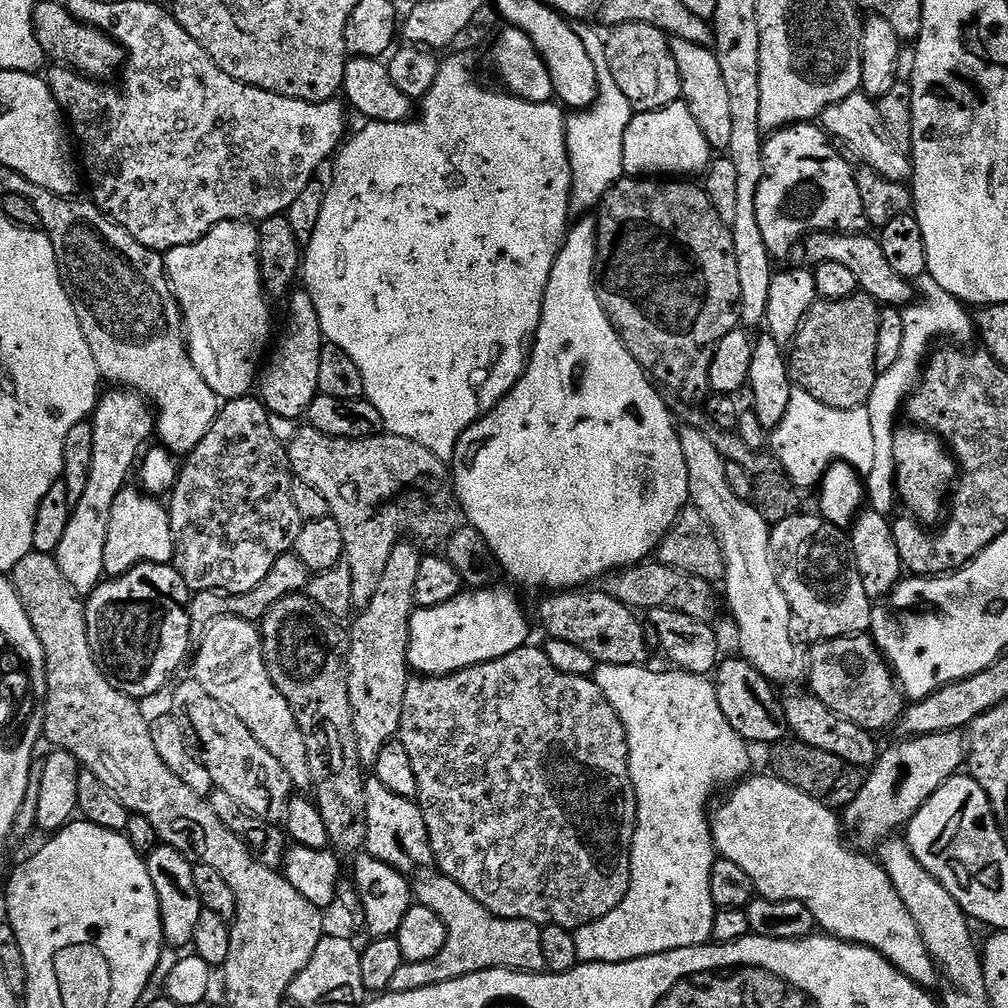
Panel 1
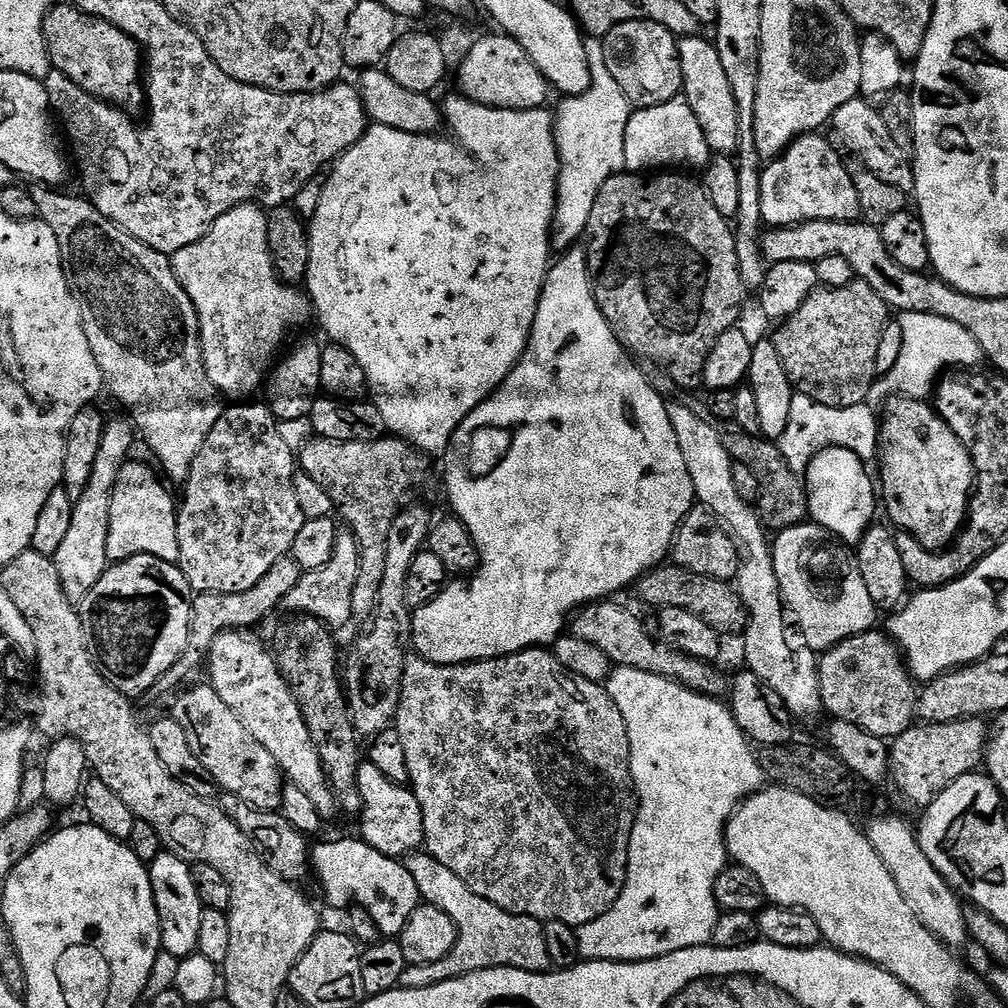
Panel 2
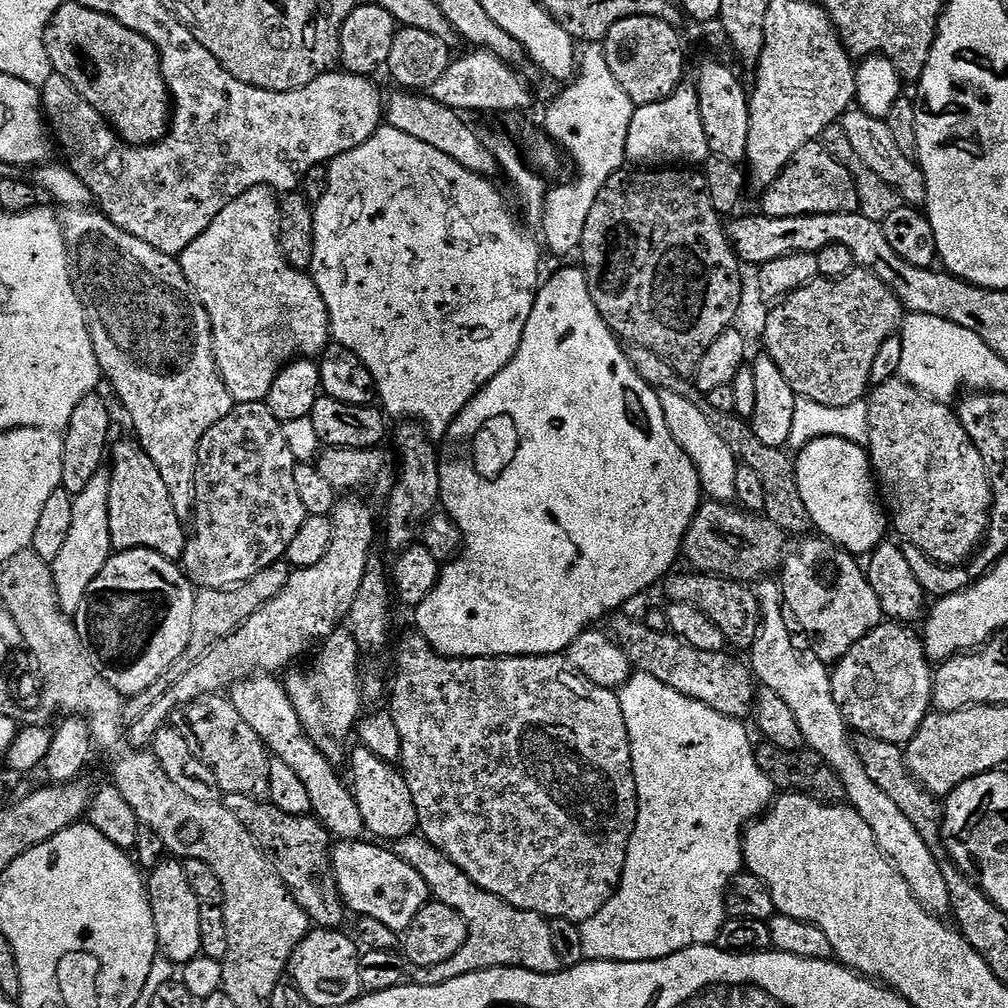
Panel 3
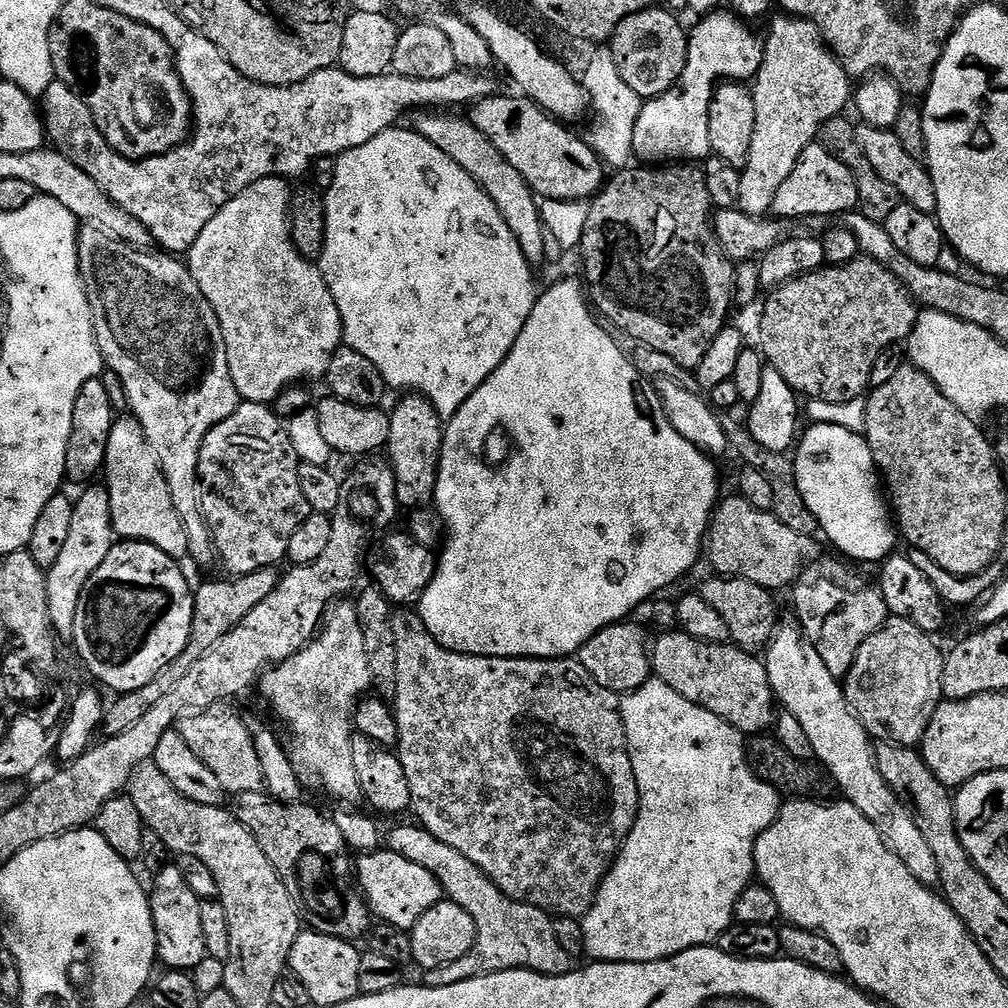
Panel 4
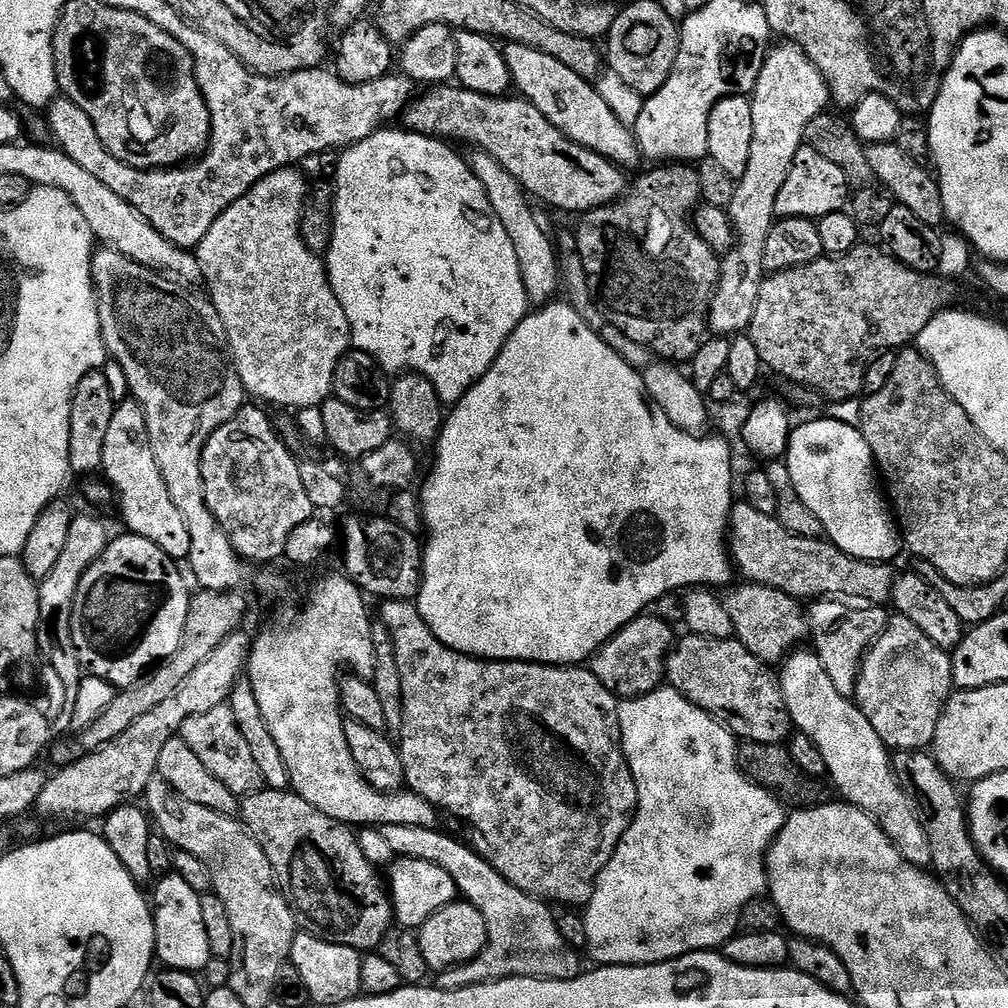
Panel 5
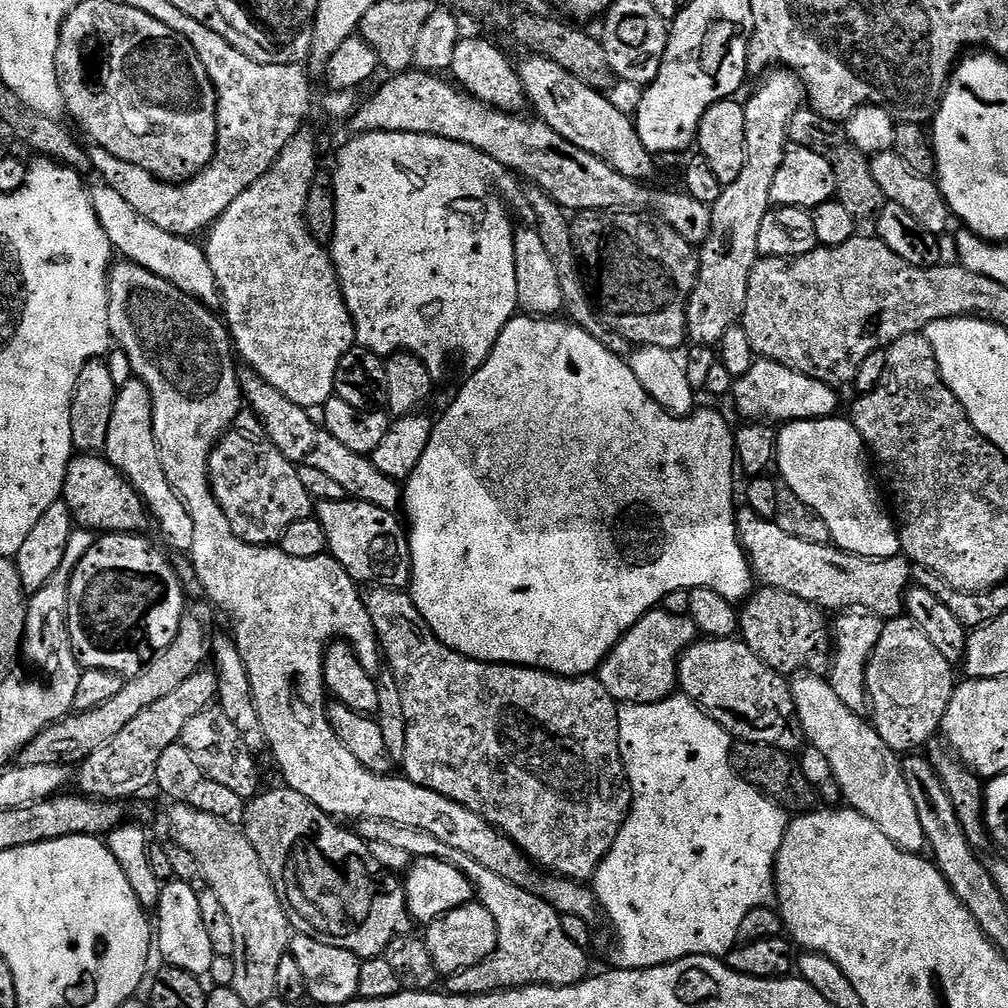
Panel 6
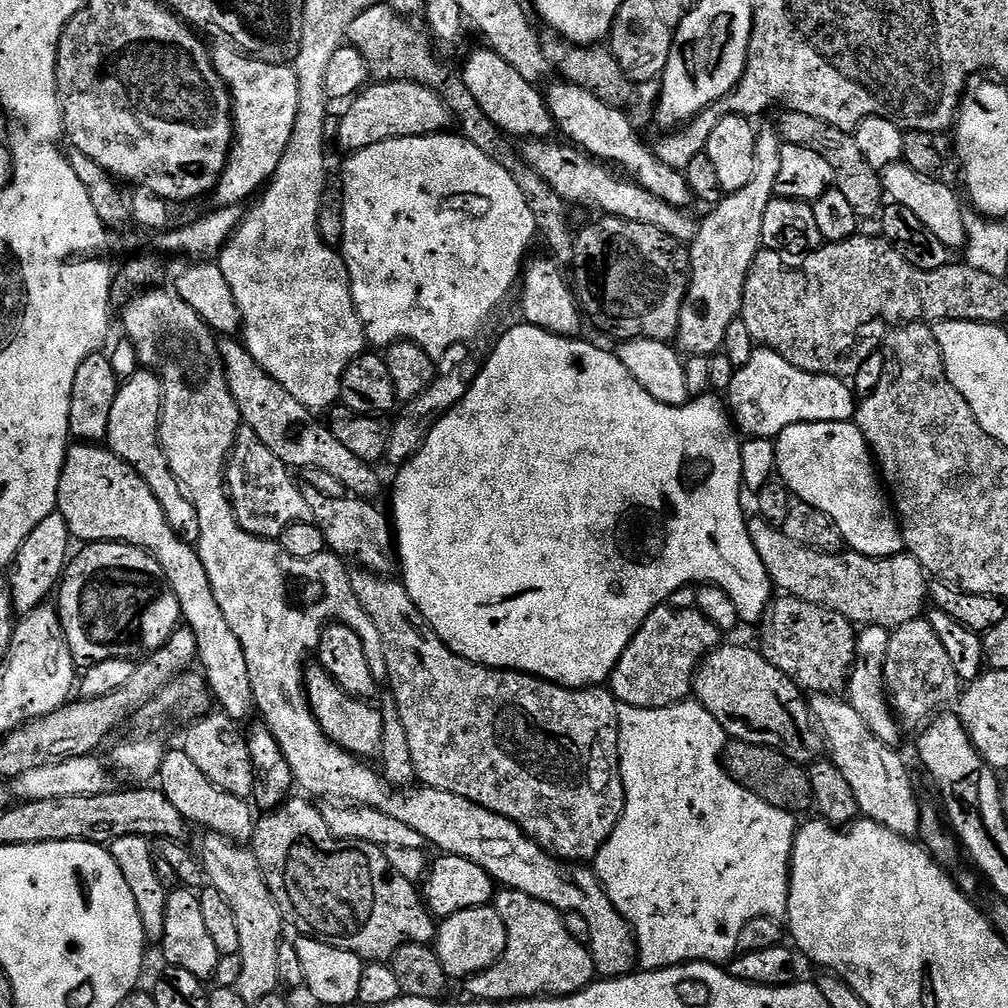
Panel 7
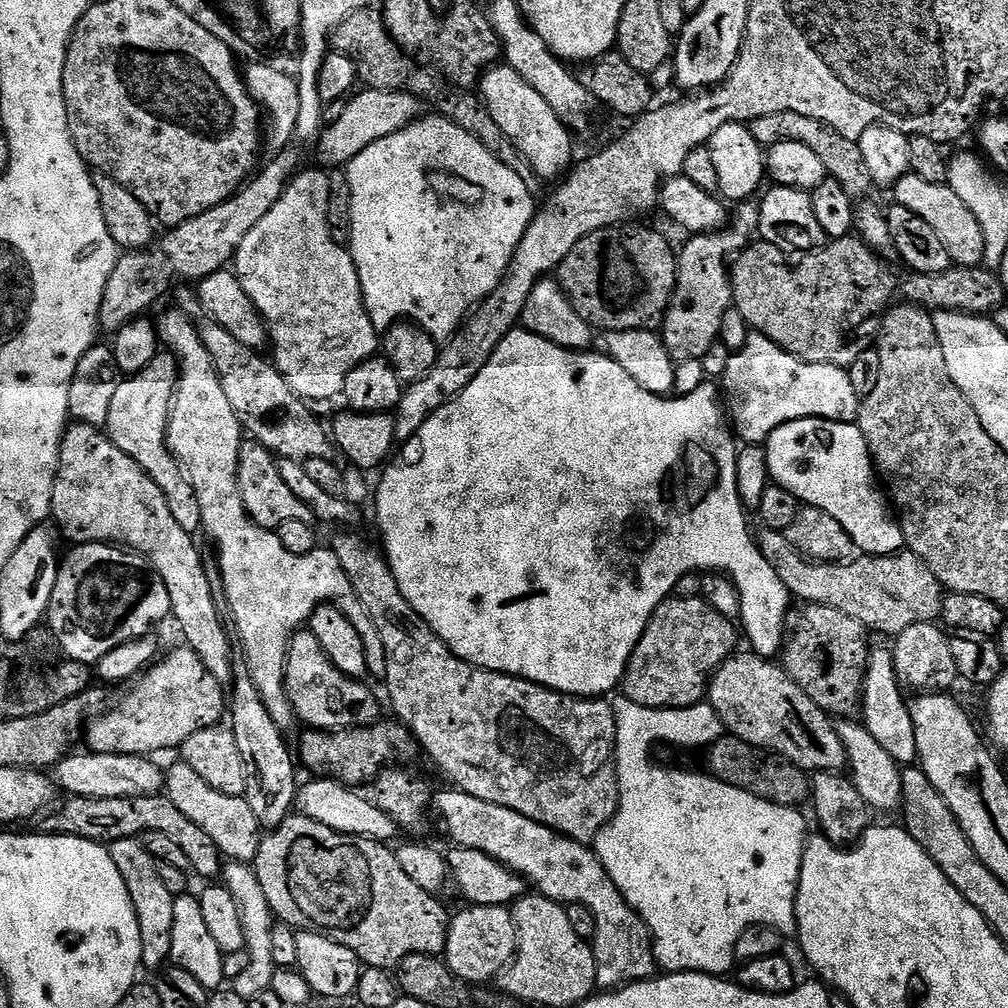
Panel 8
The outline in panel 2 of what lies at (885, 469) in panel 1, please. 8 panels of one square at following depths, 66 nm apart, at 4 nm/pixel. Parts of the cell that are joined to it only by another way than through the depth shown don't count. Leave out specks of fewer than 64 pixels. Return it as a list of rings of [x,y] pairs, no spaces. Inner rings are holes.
[[[901,312],[898,322],[902,326],[902,350],[898,353],[898,363],[894,370],[873,383],[868,395],[868,400],[873,405],[883,405],[895,395],[927,401],[933,395],[940,377],[949,370],[972,370],[979,365],[976,363],[984,360],[984,351],[980,349],[978,342],[974,342],[974,334],[962,330],[962,326],[958,326],[958,322],[950,318]]]

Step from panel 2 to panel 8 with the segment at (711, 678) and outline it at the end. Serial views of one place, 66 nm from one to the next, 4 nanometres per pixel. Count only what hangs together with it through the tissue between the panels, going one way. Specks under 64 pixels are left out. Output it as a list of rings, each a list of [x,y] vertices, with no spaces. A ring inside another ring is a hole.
[[[751,650],[737,651],[722,665],[708,685],[707,703],[718,714],[725,729],[731,735],[737,736],[742,742],[750,742],[750,746],[764,748],[768,752],[777,752],[784,756],[794,766],[806,773],[813,772],[844,772],[848,768],[848,751],[840,737],[837,725],[830,719],[828,713],[822,711],[801,688],[788,677],[779,663],[758,656]]]

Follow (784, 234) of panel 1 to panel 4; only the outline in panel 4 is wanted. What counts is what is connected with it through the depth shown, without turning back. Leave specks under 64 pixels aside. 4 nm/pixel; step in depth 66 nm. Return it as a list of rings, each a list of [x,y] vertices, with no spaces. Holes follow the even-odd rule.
[[[813,142],[802,150],[798,158],[798,166],[794,166],[790,178],[782,182],[774,197],[774,206],[771,215],[776,218],[797,218],[796,216],[808,216],[807,218],[839,217],[845,212],[853,211],[860,204],[858,198],[858,186],[854,174],[838,158],[834,158],[819,142]]]

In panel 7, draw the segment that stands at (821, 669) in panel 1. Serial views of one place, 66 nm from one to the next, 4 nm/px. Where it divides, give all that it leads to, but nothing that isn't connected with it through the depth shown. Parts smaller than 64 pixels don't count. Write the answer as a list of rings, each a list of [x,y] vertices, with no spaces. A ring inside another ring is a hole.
[[[921,618],[914,622],[906,622],[902,626],[898,626],[890,635],[890,646],[886,650],[886,666],[884,667],[884,686],[888,690],[888,698],[892,705],[892,711],[896,713],[896,719],[900,721],[901,725],[905,729],[916,728],[919,729],[921,726],[928,723],[933,716],[937,715],[945,706],[957,699],[962,692],[962,681],[958,670],[954,670],[954,662],[950,662],[950,657],[946,655],[946,646],[942,646],[942,638],[938,638],[938,634],[934,634],[934,626],[930,626],[927,619]]]

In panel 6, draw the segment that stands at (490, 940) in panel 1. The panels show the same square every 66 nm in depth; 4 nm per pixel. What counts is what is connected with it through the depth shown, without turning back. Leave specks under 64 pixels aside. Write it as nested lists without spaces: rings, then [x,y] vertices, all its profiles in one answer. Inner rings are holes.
[[[362,820],[358,824],[358,834],[369,845],[387,842],[390,846],[406,850],[409,857],[438,858],[442,862],[450,862],[450,866],[458,866],[458,870],[462,870],[471,882],[475,899],[486,906],[490,914],[494,914],[498,928],[498,944],[494,954],[478,962],[478,966],[470,966],[447,977],[442,984],[447,995],[485,996],[506,988],[529,988],[531,984],[565,988],[582,983],[589,975],[589,953],[566,938],[562,931],[561,913],[540,896],[502,878],[502,874],[494,874],[494,870],[486,870],[486,866],[474,862],[474,858],[462,854],[462,850],[454,850],[446,846],[446,842],[438,842],[438,838],[434,838],[434,834],[426,834],[426,830],[414,830],[410,826],[398,826],[385,820]]]

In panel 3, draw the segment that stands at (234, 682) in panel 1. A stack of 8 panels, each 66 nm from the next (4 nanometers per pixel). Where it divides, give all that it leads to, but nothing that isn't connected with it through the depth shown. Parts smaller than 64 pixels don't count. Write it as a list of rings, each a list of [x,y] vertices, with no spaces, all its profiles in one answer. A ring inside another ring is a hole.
[[[257,674],[247,680],[239,681],[230,689],[230,699],[234,710],[242,714],[242,719],[258,734],[258,738],[264,747],[275,759],[286,762],[298,778],[302,778],[302,786],[310,793],[310,806],[312,816],[320,821],[320,824],[329,837],[337,841],[358,840],[365,835],[362,810],[358,810],[358,802],[352,797],[349,785],[340,781],[336,773],[337,765],[327,760],[321,754],[313,740],[304,733],[302,722],[298,718],[298,712],[290,702],[288,692],[283,683],[272,674]]]

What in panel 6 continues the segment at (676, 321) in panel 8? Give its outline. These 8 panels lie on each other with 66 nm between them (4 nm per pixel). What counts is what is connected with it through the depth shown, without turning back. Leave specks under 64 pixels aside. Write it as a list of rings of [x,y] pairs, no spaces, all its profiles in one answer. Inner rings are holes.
[[[776,70],[768,81],[744,104],[748,158],[742,174],[727,185],[712,210],[712,236],[699,249],[700,281],[688,300],[688,334],[700,346],[719,345],[726,330],[741,323],[750,276],[760,256],[758,230],[773,207],[770,190],[774,187],[784,153],[790,147],[788,127],[806,104],[806,89],[791,70]]]

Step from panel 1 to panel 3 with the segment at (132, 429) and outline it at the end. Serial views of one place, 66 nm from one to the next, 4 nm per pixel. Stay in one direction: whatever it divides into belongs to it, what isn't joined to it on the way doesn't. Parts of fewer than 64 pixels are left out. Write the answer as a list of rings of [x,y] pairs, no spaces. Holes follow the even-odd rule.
[[[102,470],[94,474],[94,479],[82,490],[82,494],[74,497],[74,514],[70,525],[70,534],[58,553],[50,563],[54,590],[58,596],[58,606],[69,618],[75,617],[78,606],[82,606],[82,598],[86,598],[86,590],[90,590],[90,582],[102,574],[102,566],[114,555],[110,542],[110,475]]]

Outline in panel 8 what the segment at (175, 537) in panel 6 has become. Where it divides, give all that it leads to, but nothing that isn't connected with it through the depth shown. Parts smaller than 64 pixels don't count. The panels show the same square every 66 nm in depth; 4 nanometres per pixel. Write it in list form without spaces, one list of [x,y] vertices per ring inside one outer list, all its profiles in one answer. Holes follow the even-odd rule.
[[[164,350],[156,355],[141,372],[131,373],[127,378],[121,379],[118,391],[114,393],[114,398],[110,401],[110,418],[106,425],[106,434],[122,450],[122,454],[130,454],[150,478],[154,478],[154,486],[166,494],[166,502],[170,506],[170,514],[174,514],[174,519],[182,530],[196,534],[202,528],[202,506],[198,506],[198,494],[194,494],[192,484],[184,474],[184,469],[176,461],[175,456],[168,450],[168,416],[172,412],[172,398],[176,390],[176,378],[178,375],[178,365],[172,353]]]

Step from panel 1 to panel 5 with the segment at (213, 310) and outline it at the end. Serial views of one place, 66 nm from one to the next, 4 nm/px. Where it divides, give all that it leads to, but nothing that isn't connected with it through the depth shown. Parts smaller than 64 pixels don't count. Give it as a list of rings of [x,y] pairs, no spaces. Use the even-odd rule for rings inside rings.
[[[295,167],[279,168],[262,178],[247,192],[238,202],[234,202],[224,211],[210,226],[206,238],[195,248],[195,254],[200,263],[200,269],[204,275],[202,281],[206,289],[206,295],[212,301],[214,310],[218,310],[218,318],[222,318],[222,326],[226,330],[228,339],[228,351],[232,353],[232,364],[236,367],[238,378],[242,382],[245,393],[249,397],[257,396],[265,405],[277,404],[280,408],[318,408],[325,400],[332,396],[332,383],[334,382],[334,370],[338,370],[338,362],[352,348],[352,335],[350,334],[350,322],[346,322],[346,313],[342,311],[342,302],[334,294],[334,290],[328,281],[328,269],[325,261],[317,253],[310,251],[306,242],[300,237],[300,215],[304,205],[304,195],[308,193],[308,184],[304,176]]]

